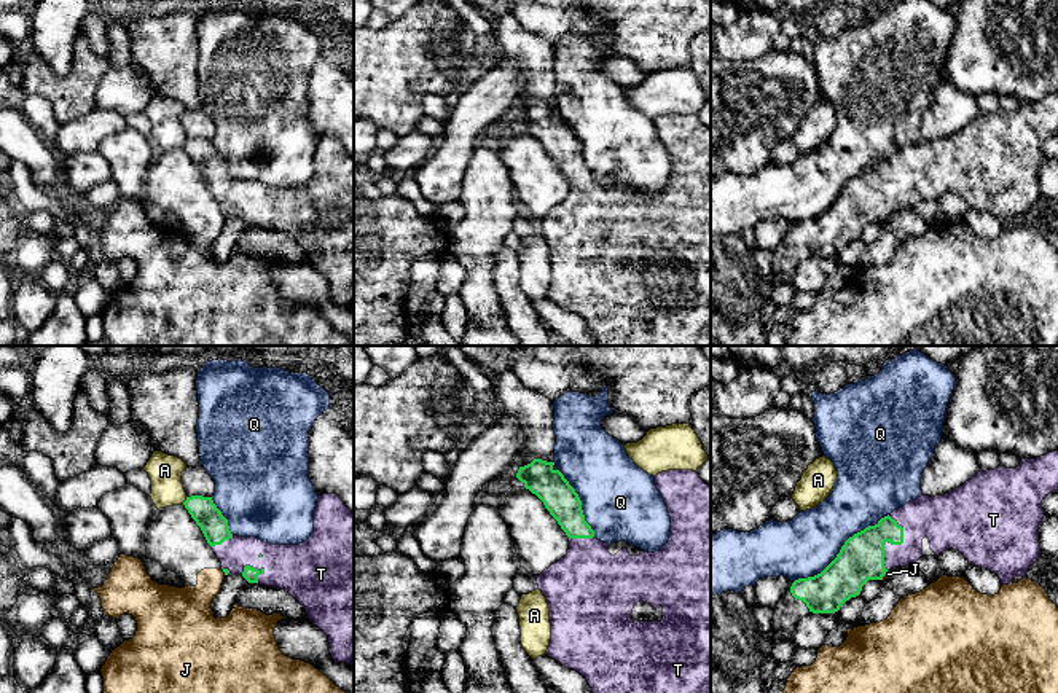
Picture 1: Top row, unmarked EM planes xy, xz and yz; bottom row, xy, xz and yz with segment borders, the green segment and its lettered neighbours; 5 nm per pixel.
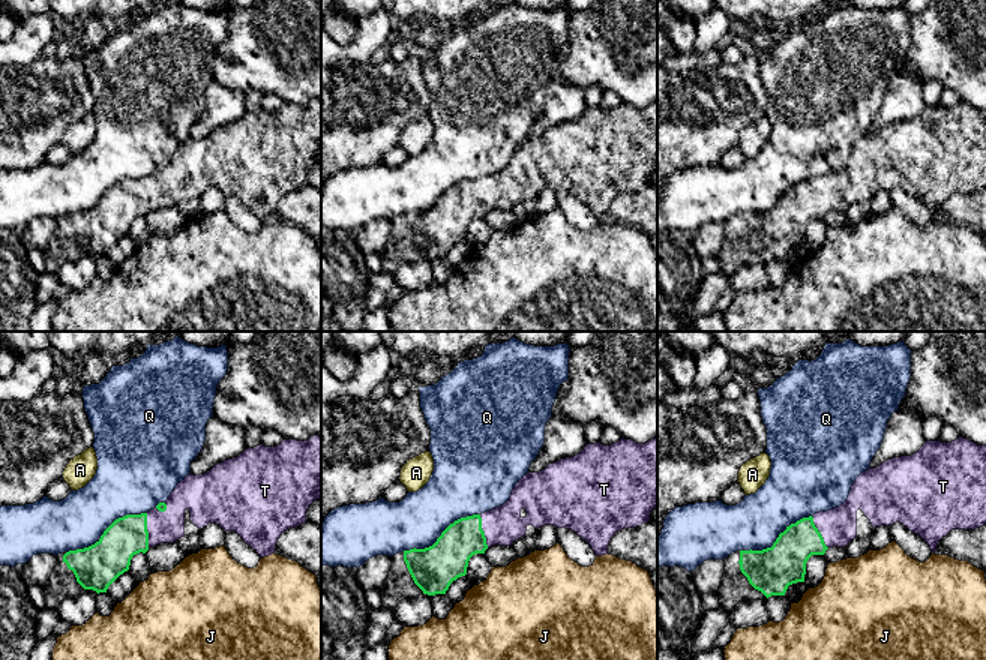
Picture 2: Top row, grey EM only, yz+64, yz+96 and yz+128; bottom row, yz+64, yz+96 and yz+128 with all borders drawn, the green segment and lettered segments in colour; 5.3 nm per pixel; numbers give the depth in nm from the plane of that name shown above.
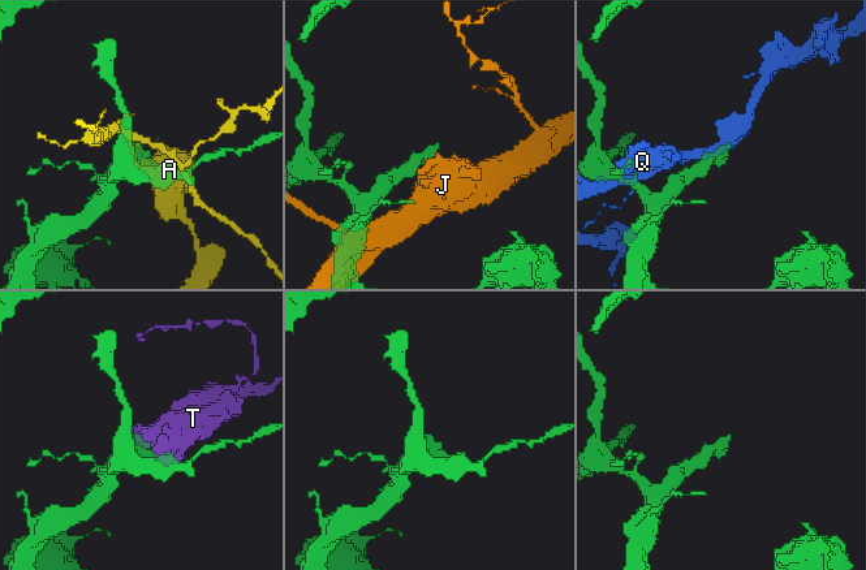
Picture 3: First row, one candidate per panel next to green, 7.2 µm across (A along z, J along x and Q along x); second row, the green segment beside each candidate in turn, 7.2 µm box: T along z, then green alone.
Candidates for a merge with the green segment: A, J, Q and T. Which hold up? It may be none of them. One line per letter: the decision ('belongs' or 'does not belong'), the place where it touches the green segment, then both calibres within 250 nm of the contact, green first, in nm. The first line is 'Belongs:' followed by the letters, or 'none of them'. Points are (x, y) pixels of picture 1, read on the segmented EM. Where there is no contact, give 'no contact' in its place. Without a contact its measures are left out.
Belongs: T
A: does not belong; meets green in xy at (185, 501); 140 nm thick on the green side, 170 nm on the other
J: does not belong; meets green in yz at (885, 574); 220 nm thick on the green side, 30 nm on the other
Q: does not belong; meets green in yz at (842, 548); 220 nm thick on the green side, 300 nm on the other
T: belongs; meets green in yz at (894, 544); 220 nm thick on the green side, 220 nm on the other

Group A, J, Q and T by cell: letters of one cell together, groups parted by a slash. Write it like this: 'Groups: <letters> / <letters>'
Groups: A / J / Q / T

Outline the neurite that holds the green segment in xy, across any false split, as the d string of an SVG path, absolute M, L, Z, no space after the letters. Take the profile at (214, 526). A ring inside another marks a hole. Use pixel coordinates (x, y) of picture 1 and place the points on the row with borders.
M336 494L319 495L314 532L298 545L271 545L255 537L233 535L212 497L191 495L183 505L220 559L225 575L242 575L249 583L288 591L306 609L308 618L328 636L331 658L354 664L354 513Z

